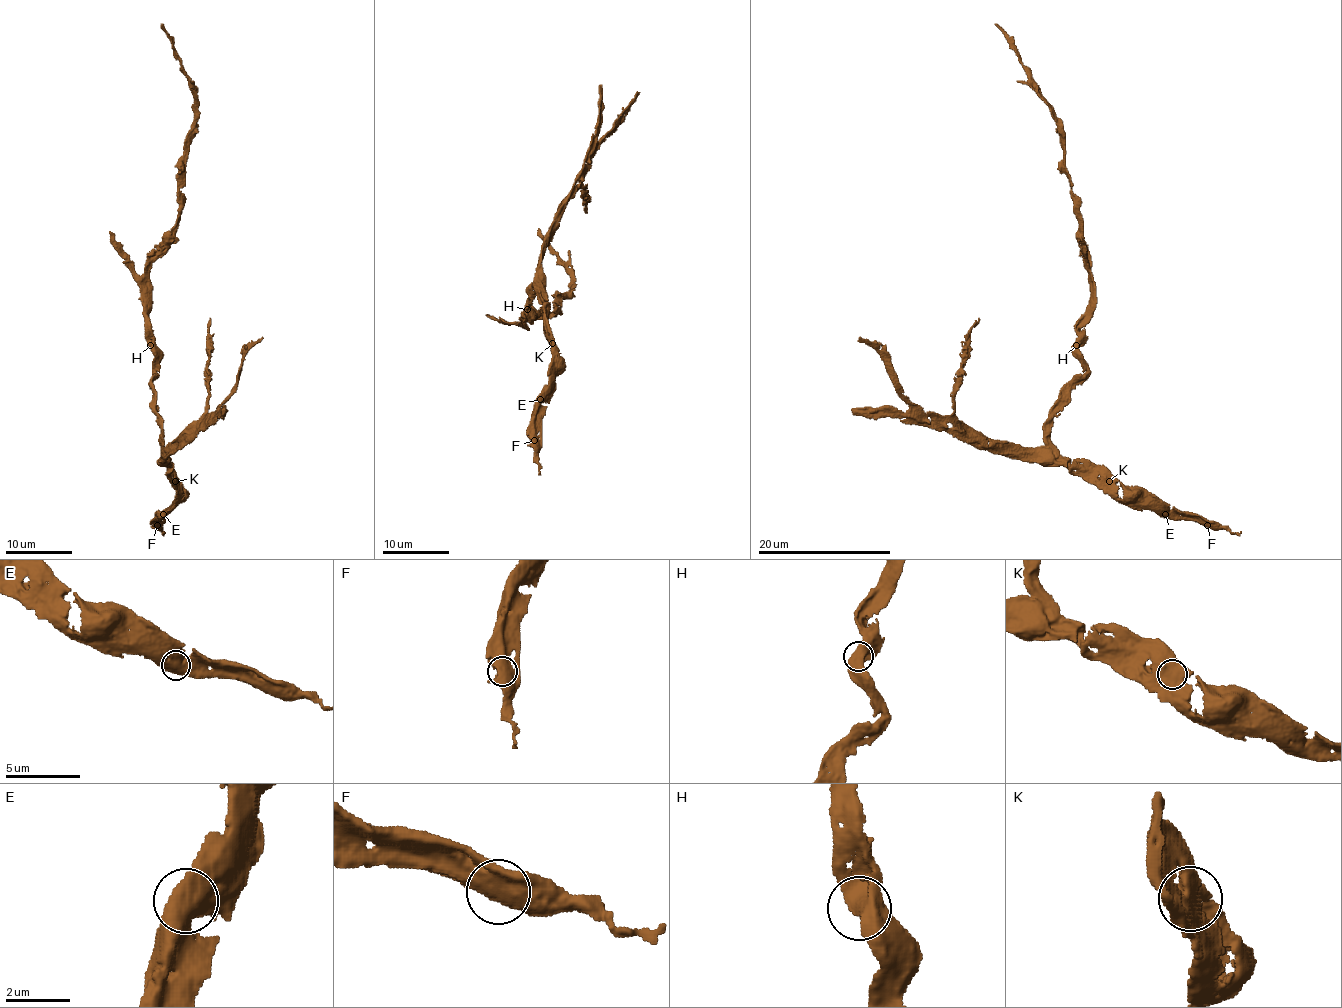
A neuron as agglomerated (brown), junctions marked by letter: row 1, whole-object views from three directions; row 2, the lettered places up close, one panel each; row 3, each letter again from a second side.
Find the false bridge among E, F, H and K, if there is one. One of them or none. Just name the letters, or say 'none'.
none

